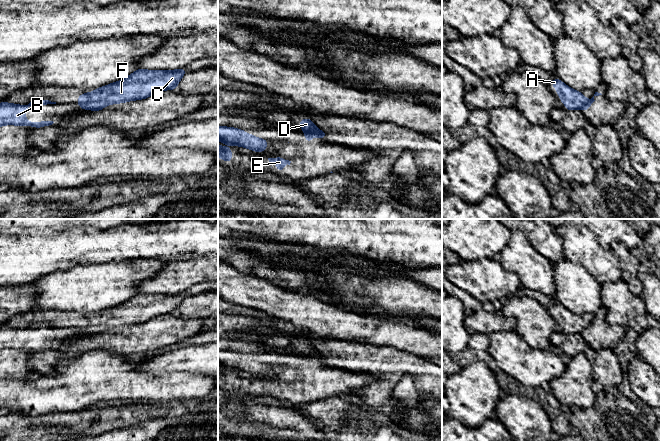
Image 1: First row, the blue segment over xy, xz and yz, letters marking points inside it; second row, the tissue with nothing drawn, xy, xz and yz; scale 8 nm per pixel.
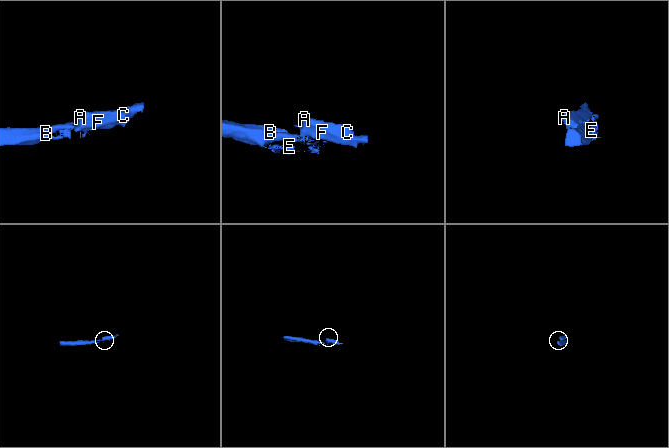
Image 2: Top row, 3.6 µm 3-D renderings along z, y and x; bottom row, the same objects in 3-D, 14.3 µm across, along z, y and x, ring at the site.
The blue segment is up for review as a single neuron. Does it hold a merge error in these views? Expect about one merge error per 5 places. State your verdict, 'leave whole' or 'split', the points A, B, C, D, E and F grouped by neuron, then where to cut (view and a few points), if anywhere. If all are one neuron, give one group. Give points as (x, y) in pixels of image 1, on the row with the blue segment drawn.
split; groups A C D F / B E; cut yz (587, 100), (580, 109)

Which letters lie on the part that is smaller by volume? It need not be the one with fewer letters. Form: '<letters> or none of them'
A, C, D, F

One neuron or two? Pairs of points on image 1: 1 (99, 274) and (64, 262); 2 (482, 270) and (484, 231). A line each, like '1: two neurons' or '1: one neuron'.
1: two neurons
2: two neurons

